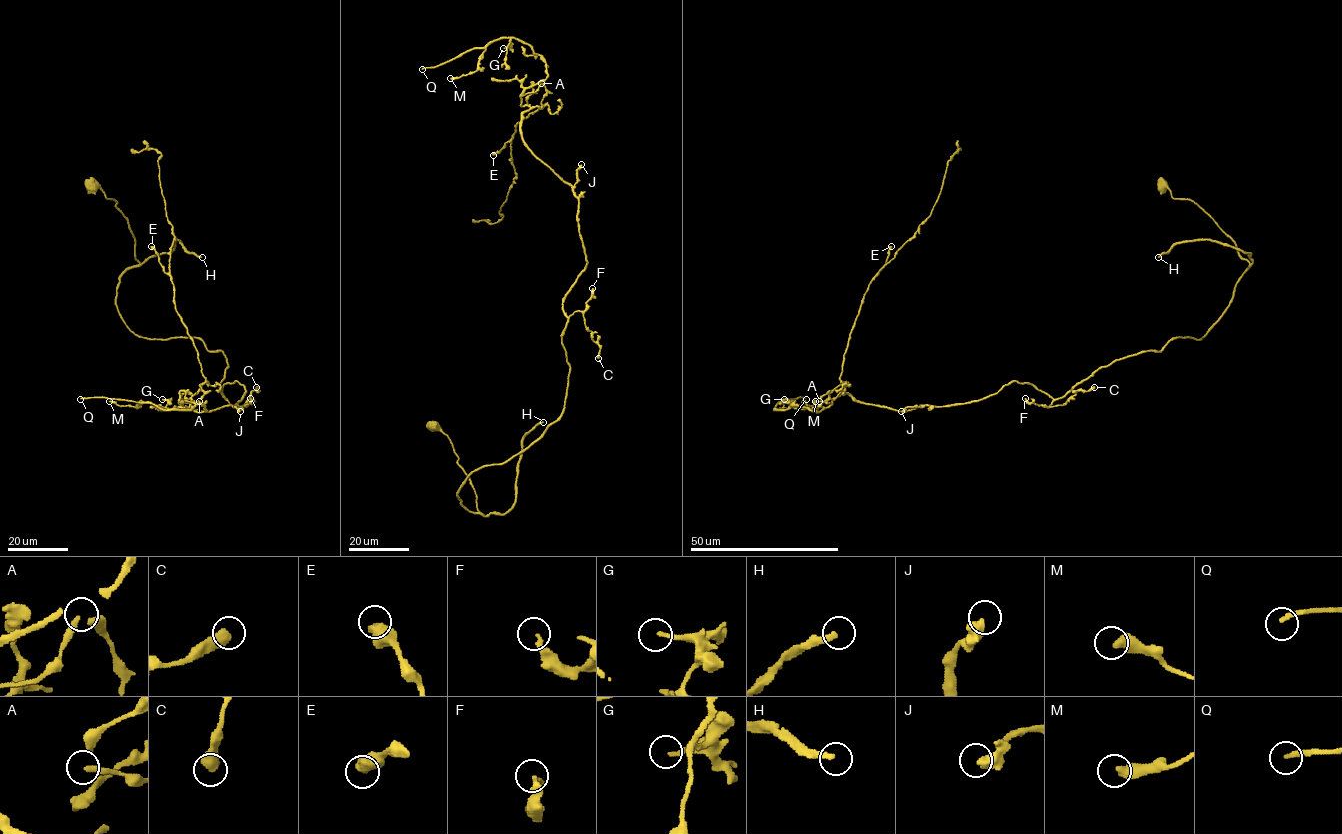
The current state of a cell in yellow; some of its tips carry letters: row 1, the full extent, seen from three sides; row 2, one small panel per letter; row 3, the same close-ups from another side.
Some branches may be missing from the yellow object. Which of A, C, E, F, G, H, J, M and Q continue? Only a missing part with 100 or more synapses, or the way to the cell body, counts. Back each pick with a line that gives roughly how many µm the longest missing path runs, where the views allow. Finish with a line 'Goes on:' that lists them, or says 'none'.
H: Missing length about 60 µm
Q: Missing length about 90 µm
Goes on: H, Q

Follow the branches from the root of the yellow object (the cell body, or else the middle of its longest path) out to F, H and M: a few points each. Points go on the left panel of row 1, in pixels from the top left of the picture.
F: (93, 187), (134, 238), (124, 324), (199, 337), (226, 358), (229, 402), (250, 398)
H: (93, 187), (117, 203), (127, 220), (135, 258), (141, 264), (169, 253), (176, 239), (202, 257)
M: (93, 187), (134, 238), (124, 324), (199, 337), (221, 393), (245, 390), (109, 401)

